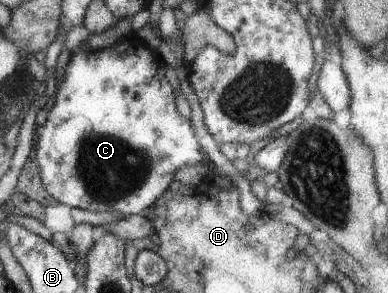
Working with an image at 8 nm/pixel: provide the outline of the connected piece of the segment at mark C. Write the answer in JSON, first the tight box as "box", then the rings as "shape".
{"box":[36,37,210,216],"shape":[[[124,37],[116,43],[103,49],[75,48],[70,56],[63,77],[58,81],[58,90],[56,90],[56,101],[47,115],[47,122],[44,123],[38,131],[36,142],[36,158],[41,168],[40,176],[44,188],[48,194],[64,202],[71,207],[84,208],[84,210],[93,210],[94,212],[117,213],[119,216],[139,214],[144,209],[149,209],[159,196],[164,194],[170,182],[174,178],[174,172],[184,166],[196,166],[196,164],[210,163],[207,153],[203,151],[198,143],[198,138],[190,125],[190,120],[180,115],[176,109],[176,93],[168,82],[165,75],[165,68],[152,48],[144,46],[136,47],[133,37]]]}

